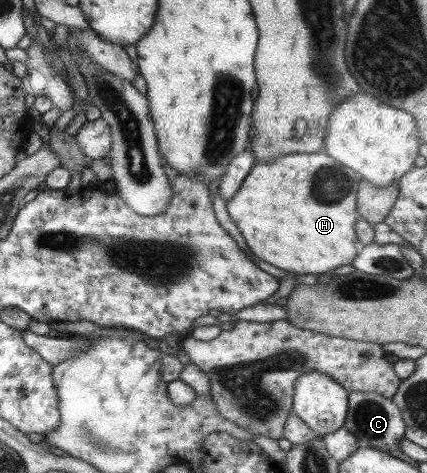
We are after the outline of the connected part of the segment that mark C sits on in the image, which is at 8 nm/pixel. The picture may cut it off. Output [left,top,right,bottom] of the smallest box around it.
[343,392,405,452]

